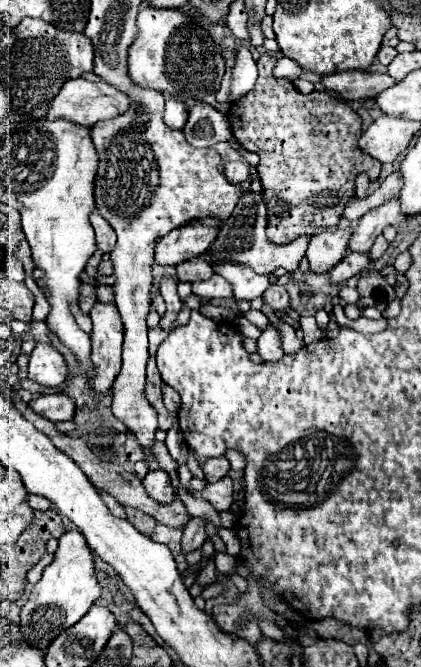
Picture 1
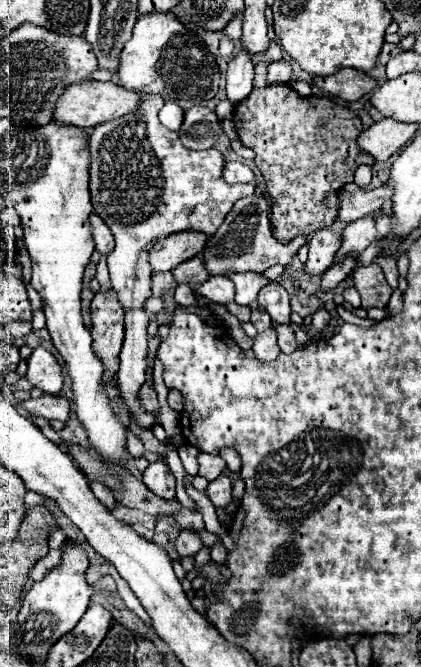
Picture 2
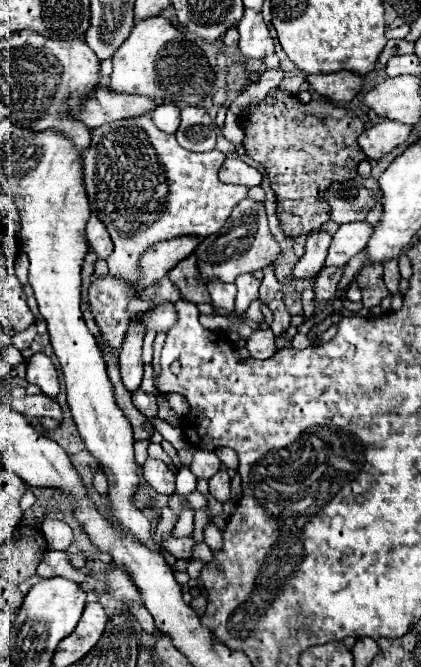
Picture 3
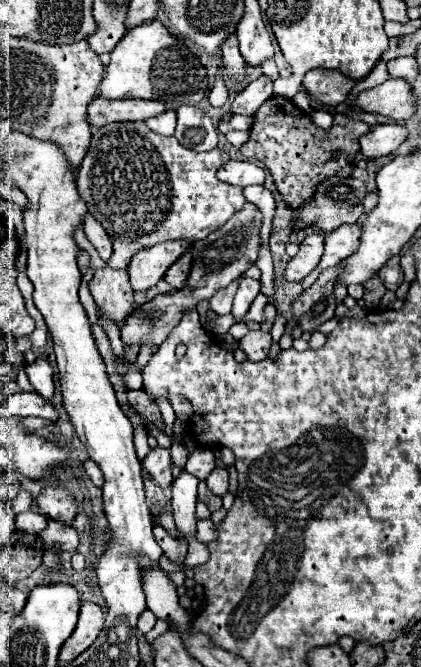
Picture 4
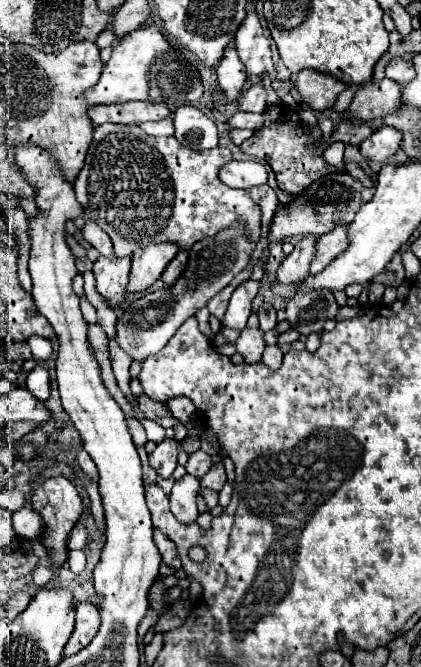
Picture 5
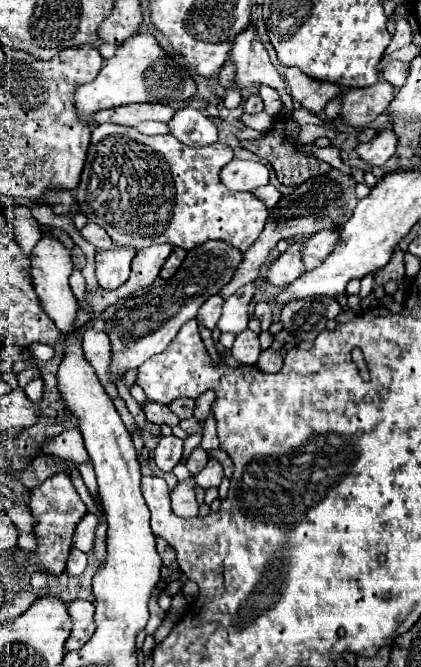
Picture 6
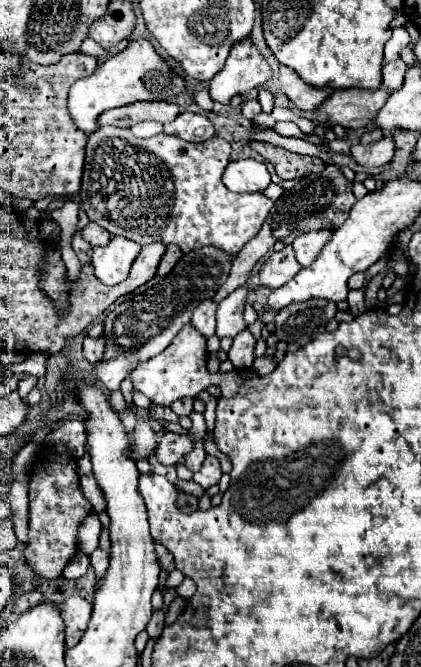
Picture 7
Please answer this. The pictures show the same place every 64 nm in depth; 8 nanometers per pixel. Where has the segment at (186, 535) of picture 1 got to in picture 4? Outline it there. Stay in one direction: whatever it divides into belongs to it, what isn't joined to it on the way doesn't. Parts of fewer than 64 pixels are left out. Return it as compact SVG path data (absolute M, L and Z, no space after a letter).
M156 526L154 528L154 538L156 542L160 544L164 556L174 562L174 564L184 564L184 558L186 558L186 550L188 550L188 544L186 542L178 542L176 538L168 536L168 532L164 532L164 528Z

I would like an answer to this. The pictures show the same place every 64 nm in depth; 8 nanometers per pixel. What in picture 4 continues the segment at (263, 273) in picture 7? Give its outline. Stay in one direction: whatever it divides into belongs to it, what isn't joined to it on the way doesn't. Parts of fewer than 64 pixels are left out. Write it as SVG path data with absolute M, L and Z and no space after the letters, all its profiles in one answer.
M318 232L308 234L300 242L298 254L286 264L286 270L284 270L284 278L288 282L300 282L302 278L306 278L312 272L312 268L316 268L316 264L320 262L322 242L324 242L324 236Z

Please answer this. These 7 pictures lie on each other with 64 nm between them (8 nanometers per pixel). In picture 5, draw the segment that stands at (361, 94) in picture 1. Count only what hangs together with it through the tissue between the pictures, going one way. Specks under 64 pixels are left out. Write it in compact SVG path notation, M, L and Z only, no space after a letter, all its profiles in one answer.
M300 70L296 76L292 76L292 82L300 100L314 112L328 110L336 96L346 88L344 82L312 70Z

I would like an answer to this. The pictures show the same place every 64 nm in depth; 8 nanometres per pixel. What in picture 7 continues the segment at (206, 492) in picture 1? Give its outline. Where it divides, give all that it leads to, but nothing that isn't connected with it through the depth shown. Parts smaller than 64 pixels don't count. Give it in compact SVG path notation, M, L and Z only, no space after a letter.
M206 456L202 468L194 474L194 482L198 482L204 490L208 490L212 484L218 484L220 476L222 476L222 470L220 470L220 462L218 462L218 458L214 458L214 456Z

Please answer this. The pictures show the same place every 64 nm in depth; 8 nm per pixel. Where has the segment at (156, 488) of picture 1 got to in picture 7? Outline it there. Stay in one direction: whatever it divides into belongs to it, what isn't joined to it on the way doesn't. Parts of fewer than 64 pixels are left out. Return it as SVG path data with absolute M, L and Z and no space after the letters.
M164 432L162 440L158 442L156 456L162 464L176 464L184 458L194 448L194 440L188 434L174 434L174 432Z

